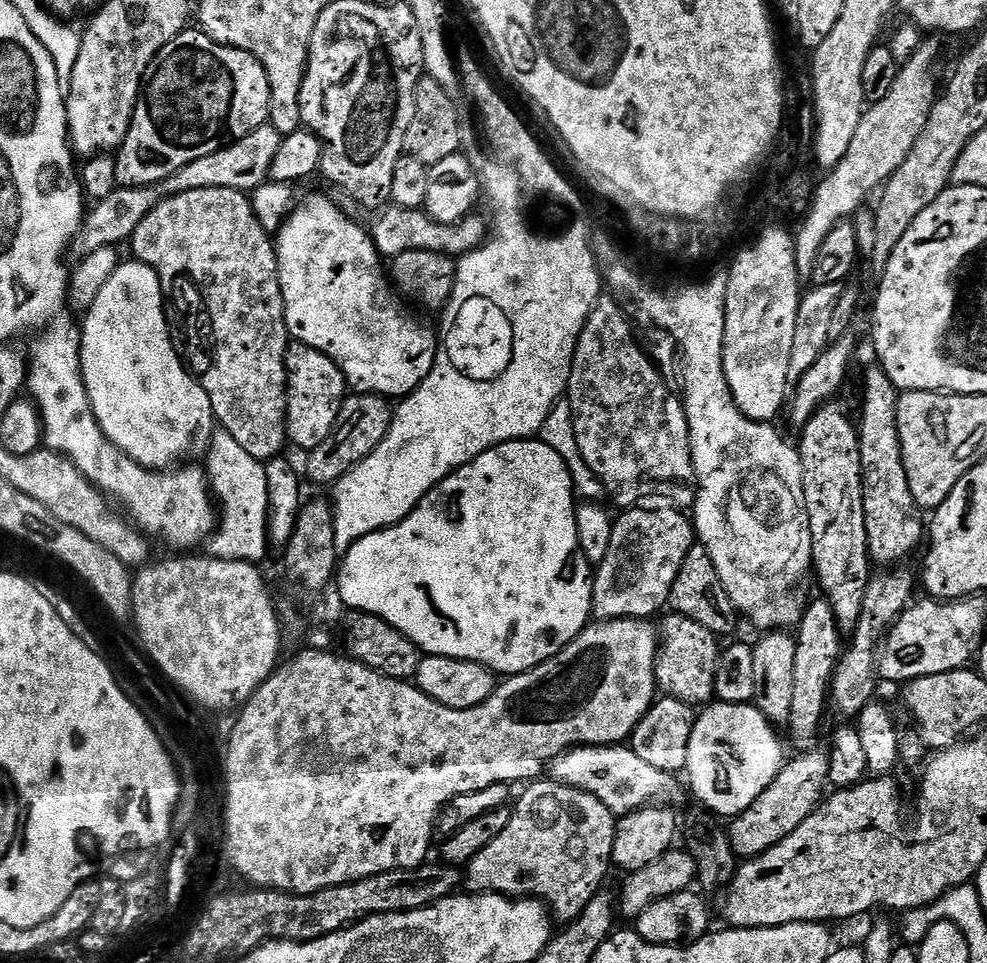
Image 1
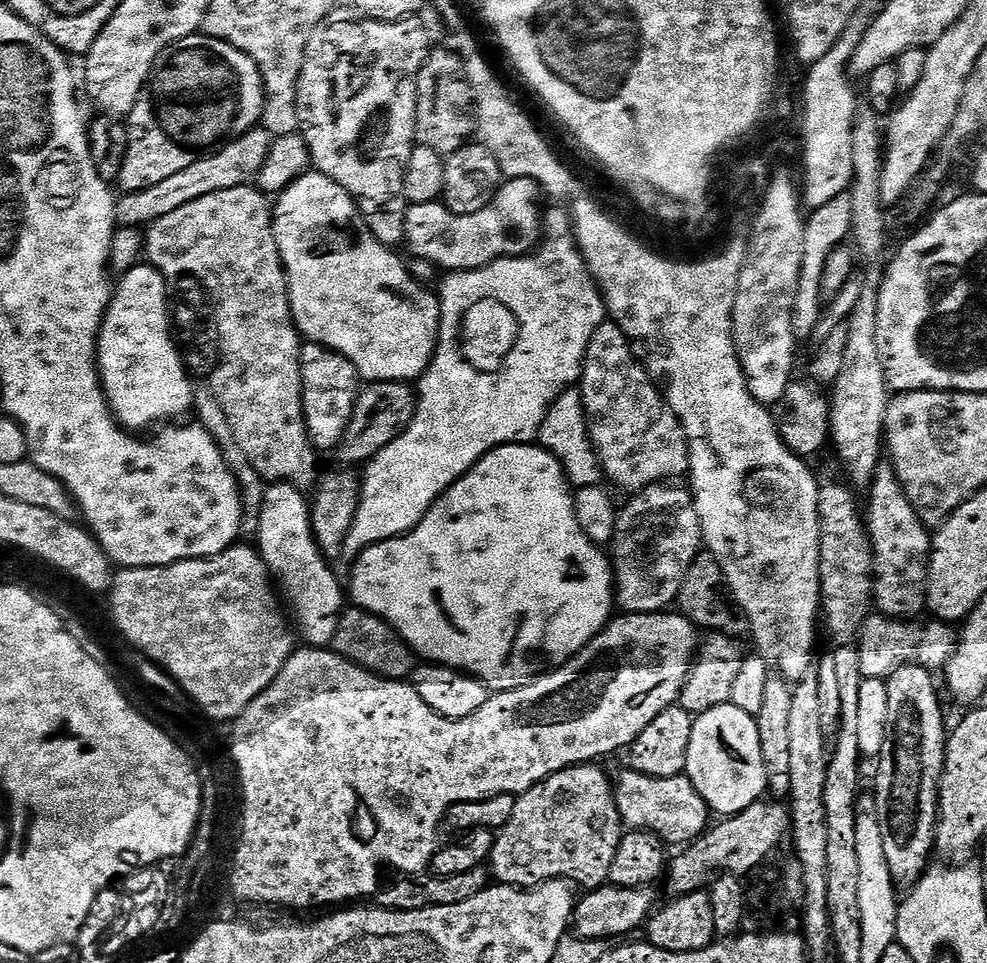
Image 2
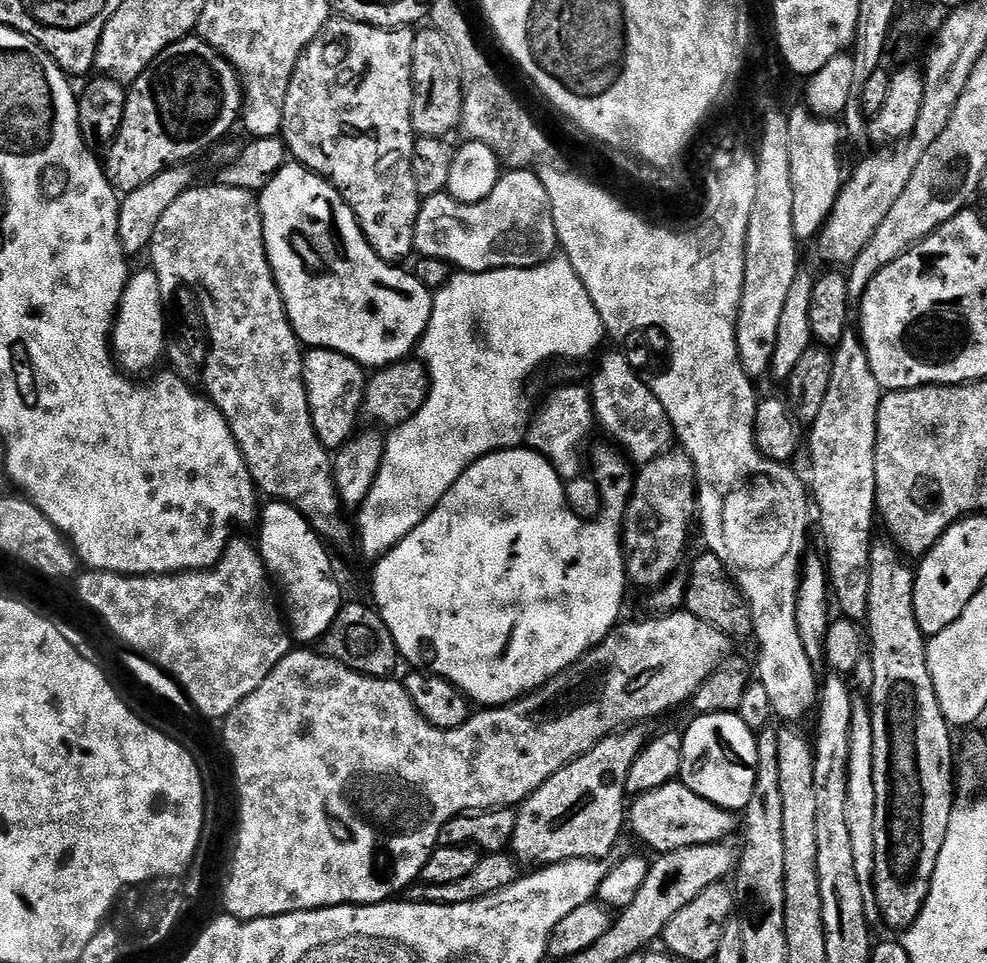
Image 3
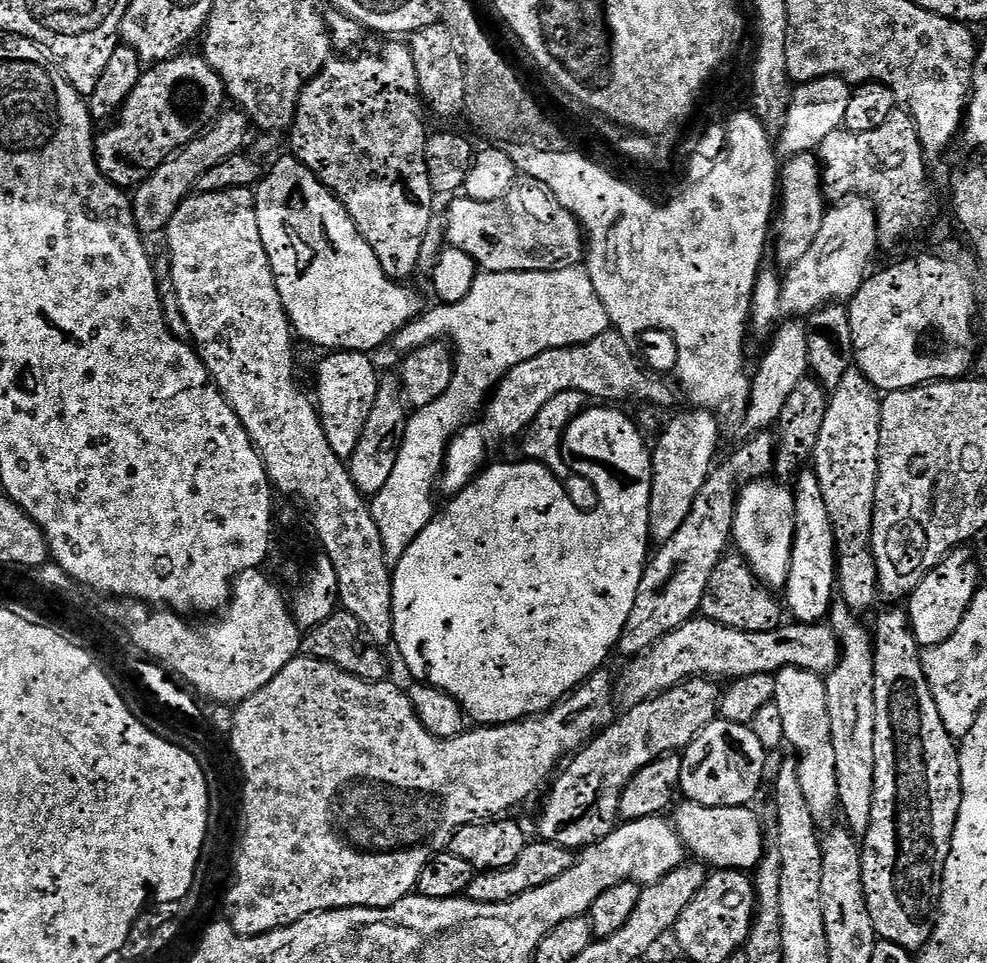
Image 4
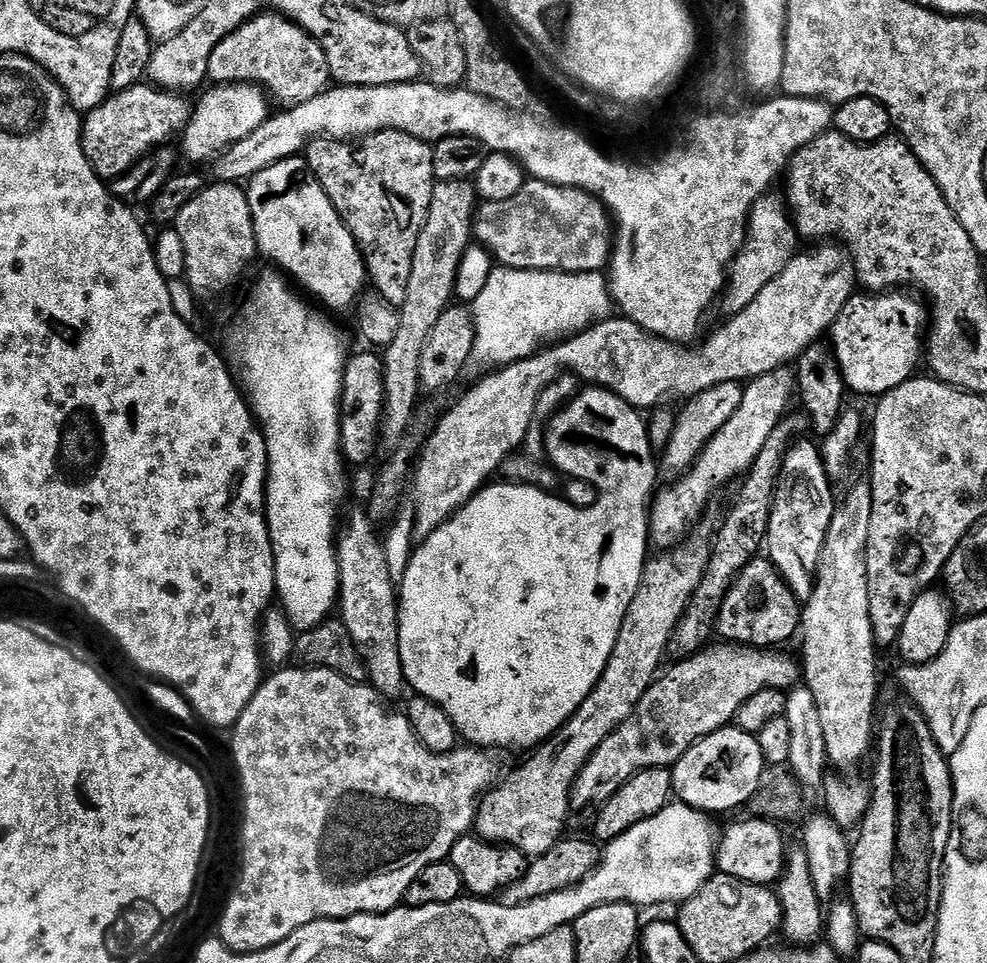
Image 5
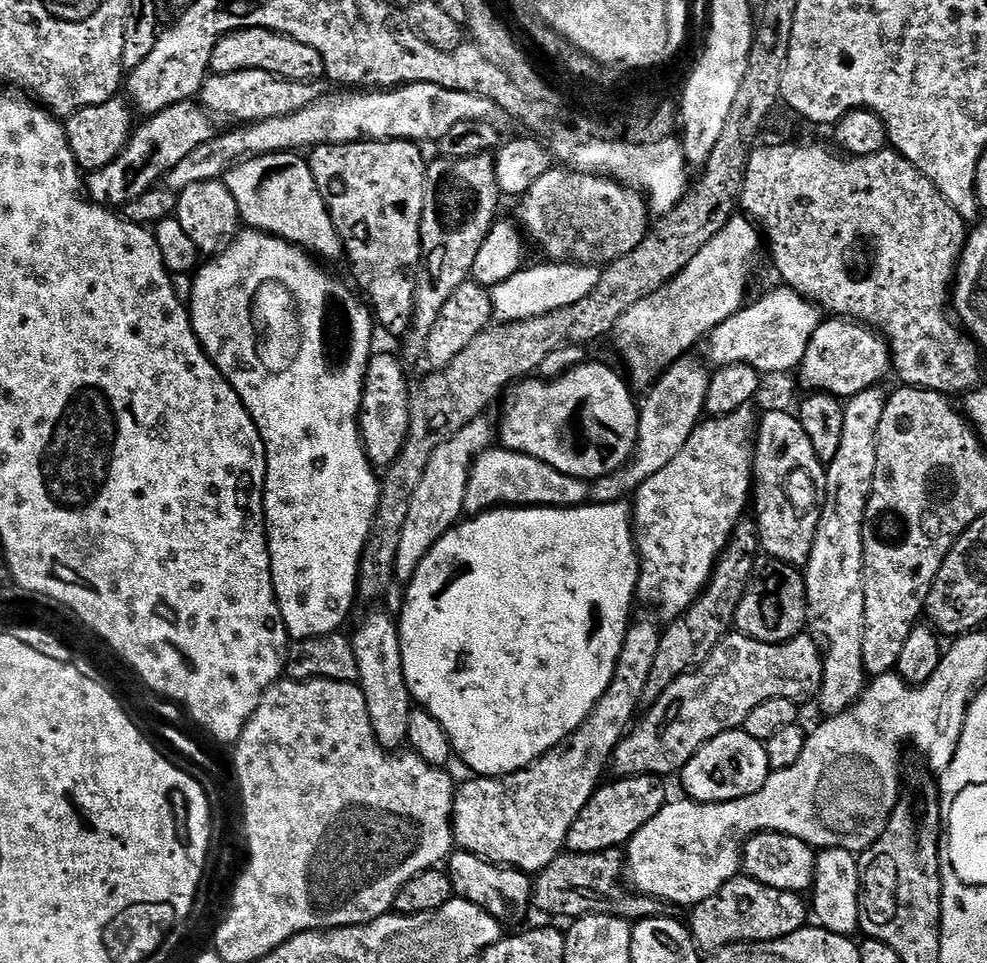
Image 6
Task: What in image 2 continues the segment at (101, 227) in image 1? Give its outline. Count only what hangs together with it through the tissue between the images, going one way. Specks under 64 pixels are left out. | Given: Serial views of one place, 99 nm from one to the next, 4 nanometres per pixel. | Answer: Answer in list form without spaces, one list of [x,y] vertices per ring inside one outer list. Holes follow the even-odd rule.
[[[262,126],[251,128],[249,132],[229,139],[215,150],[198,157],[194,162],[190,162],[190,166],[186,166],[186,170],[178,170],[178,174],[158,182],[158,186],[121,195],[116,201],[117,225],[139,229],[172,213],[173,210],[178,210],[178,206],[186,206],[186,202],[206,198],[206,194],[214,194],[218,190],[230,190],[247,185],[265,161],[272,141],[273,137],[269,136]]]

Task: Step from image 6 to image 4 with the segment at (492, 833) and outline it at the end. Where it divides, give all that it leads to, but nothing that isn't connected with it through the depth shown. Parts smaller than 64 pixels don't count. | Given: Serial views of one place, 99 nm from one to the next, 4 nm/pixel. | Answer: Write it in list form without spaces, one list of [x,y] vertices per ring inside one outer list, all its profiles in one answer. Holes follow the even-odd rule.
[[[761,430],[755,433],[749,444],[742,445],[725,464],[717,463],[711,469],[677,532],[669,540],[663,541],[658,547],[660,549],[657,552],[655,549],[644,565],[634,604],[618,643],[618,652],[624,658],[647,652],[663,636],[700,612],[710,574],[725,555],[724,547],[729,547],[730,544],[732,515],[736,512],[736,497],[745,479],[743,476],[755,468],[760,471],[757,473],[767,473],[764,471],[772,460],[772,451],[775,453],[777,448],[773,433]]]

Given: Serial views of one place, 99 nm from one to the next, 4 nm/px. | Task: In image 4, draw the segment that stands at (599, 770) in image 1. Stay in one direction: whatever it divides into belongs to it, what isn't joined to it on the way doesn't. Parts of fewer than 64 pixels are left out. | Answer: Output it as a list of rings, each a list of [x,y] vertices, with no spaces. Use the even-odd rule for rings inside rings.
[[[685,799],[684,804],[677,803],[674,827],[689,853],[697,861],[716,870],[754,870],[759,867],[766,845],[760,833],[760,824],[748,806],[731,808],[730,806],[702,806],[698,802]]]

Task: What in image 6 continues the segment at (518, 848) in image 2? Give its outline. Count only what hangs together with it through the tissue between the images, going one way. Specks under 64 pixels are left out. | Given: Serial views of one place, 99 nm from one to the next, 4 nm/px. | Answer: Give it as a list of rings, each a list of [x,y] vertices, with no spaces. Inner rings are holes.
[[[729,634],[721,640],[720,645],[710,654],[710,658],[706,658],[706,662],[700,668],[697,668],[688,673],[686,676],[679,676],[678,679],[671,684],[663,694],[655,700],[651,705],[652,708],[644,717],[641,715],[639,719],[631,725],[630,731],[625,735],[624,739],[620,741],[620,744],[612,752],[612,758],[610,761],[610,768],[616,771],[617,777],[623,778],[626,776],[647,776],[649,774],[657,778],[665,778],[671,772],[679,773],[690,762],[690,758],[694,758],[694,754],[702,746],[706,746],[706,742],[710,742],[715,736],[720,736],[724,732],[730,732],[739,729],[743,725],[746,714],[750,714],[750,710],[754,710],[754,706],[762,706],[762,702],[770,702],[770,698],[790,698],[797,702],[803,701],[803,696],[811,697],[813,694],[820,691],[820,679],[822,678],[822,649],[811,635],[801,634],[795,636],[792,640],[788,640],[784,644],[767,644],[766,642],[758,642],[757,640],[751,640],[749,636],[741,636],[739,634]]]

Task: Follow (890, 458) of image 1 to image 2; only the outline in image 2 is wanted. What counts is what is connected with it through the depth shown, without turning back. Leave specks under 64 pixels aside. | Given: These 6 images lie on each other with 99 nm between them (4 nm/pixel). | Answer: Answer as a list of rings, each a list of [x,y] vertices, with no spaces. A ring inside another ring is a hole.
[[[891,463],[879,465],[867,489],[866,531],[872,544],[872,599],[879,615],[894,620],[916,618],[926,608],[928,558],[932,554],[932,536],[897,482]]]

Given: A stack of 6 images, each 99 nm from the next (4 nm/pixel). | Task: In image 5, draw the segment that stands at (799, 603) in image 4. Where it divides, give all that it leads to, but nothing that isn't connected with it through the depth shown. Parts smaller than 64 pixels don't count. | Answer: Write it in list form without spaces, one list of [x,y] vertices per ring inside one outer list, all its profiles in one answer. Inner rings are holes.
[[[797,439],[783,460],[766,537],[767,559],[801,602],[807,602],[816,584],[816,567],[836,505],[821,449],[804,439]]]

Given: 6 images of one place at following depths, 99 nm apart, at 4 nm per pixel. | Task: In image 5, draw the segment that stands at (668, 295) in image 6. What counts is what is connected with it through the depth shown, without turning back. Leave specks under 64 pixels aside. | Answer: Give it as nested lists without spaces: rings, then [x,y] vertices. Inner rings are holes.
[[[772,195],[761,196],[748,213],[747,239],[732,259],[722,293],[722,304],[724,300],[724,308],[728,314],[746,310],[746,306],[750,306],[750,302],[754,302],[754,298],[758,298],[758,294],[762,294],[762,290],[766,290],[766,286],[770,286],[770,282],[774,282],[774,278],[778,278],[778,274],[782,274],[793,256],[797,255],[798,237],[791,215],[785,201]]]

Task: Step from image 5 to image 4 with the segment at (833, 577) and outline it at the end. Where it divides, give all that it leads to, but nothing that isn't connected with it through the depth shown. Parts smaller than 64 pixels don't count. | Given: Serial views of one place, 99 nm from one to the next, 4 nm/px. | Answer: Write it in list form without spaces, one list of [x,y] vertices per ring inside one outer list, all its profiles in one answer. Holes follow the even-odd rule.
[[[839,606],[830,612],[830,627],[832,633],[839,641],[839,660],[827,673],[824,680],[825,688],[825,710],[827,735],[830,737],[830,757],[835,764],[837,780],[838,808],[844,811],[847,827],[853,833],[863,833],[870,820],[872,809],[872,786],[874,782],[874,636],[859,624],[857,617],[848,608]]]

